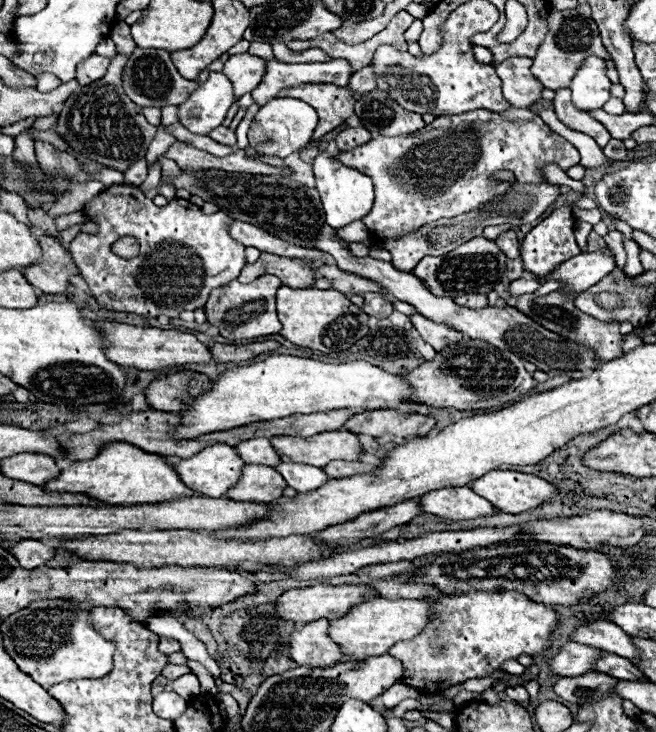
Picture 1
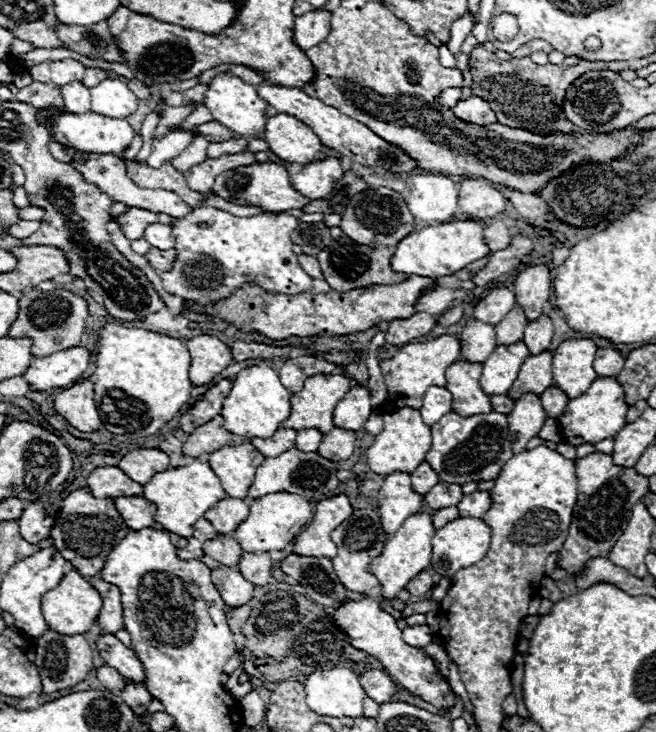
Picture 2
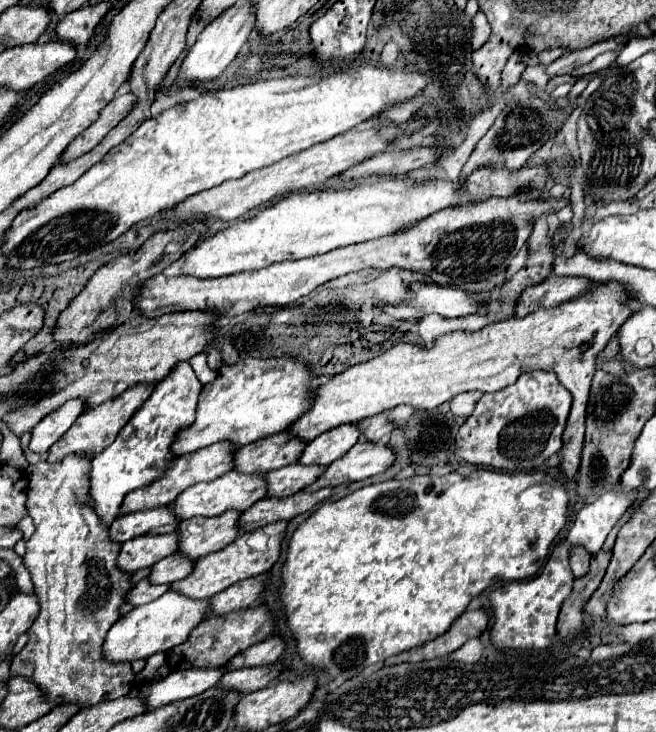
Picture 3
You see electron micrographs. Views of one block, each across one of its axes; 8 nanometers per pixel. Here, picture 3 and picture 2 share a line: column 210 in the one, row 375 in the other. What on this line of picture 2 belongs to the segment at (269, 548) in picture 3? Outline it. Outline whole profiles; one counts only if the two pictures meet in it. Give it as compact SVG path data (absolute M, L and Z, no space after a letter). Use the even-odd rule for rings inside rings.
M566 340L552 352L552 372L554 384L562 388L568 400L584 394L590 384L596 380L596 372L592 368L596 344L592 340Z

